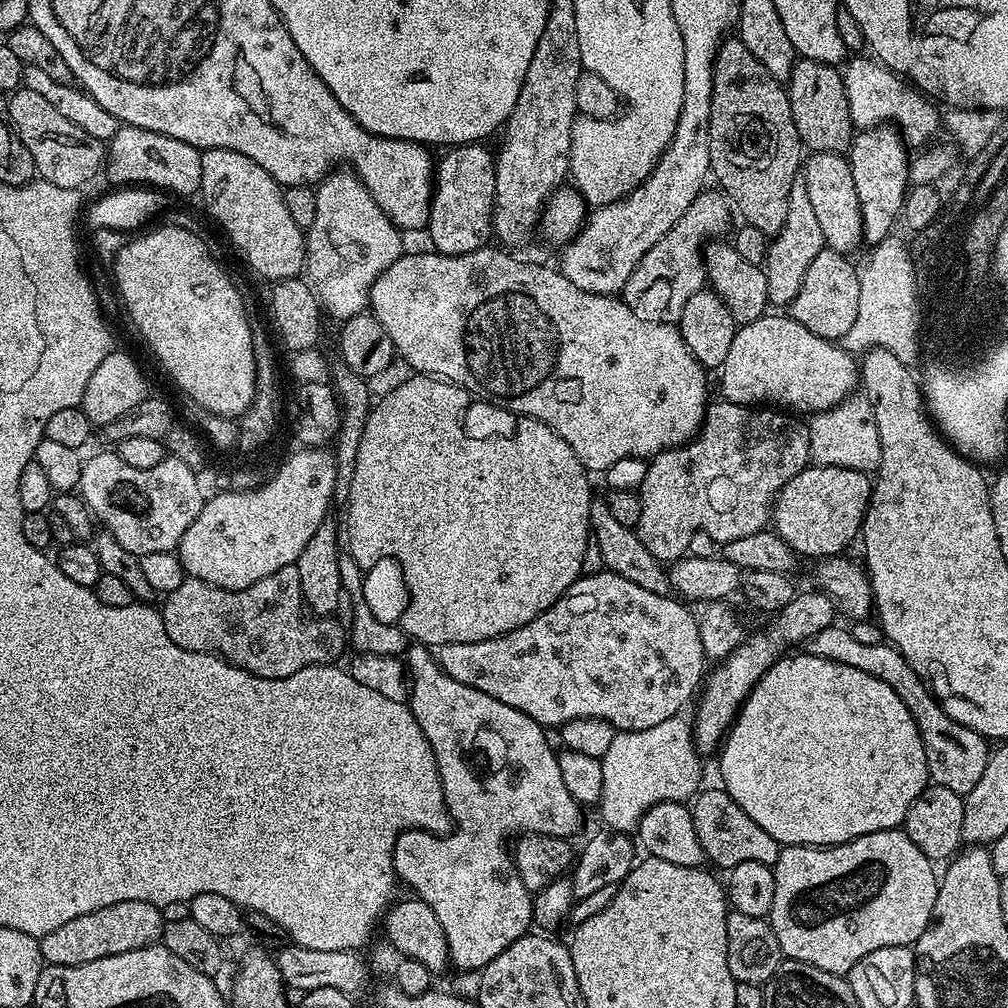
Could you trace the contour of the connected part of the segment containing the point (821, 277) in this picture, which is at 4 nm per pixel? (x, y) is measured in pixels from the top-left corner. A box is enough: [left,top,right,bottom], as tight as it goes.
[790,247,860,342]

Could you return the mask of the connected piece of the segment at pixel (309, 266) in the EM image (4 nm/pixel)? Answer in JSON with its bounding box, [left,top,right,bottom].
[306,168,405,322]

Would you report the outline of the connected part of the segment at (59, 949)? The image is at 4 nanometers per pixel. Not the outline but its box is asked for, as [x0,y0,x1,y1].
[39,902,166,969]

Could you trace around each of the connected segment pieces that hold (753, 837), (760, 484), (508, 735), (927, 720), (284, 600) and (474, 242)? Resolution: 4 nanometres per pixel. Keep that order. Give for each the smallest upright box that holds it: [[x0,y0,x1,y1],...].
[[690,787,781,870],[634,398,812,562],[392,642,582,970],[806,626,990,796],[162,566,346,680],[426,143,496,256]]

